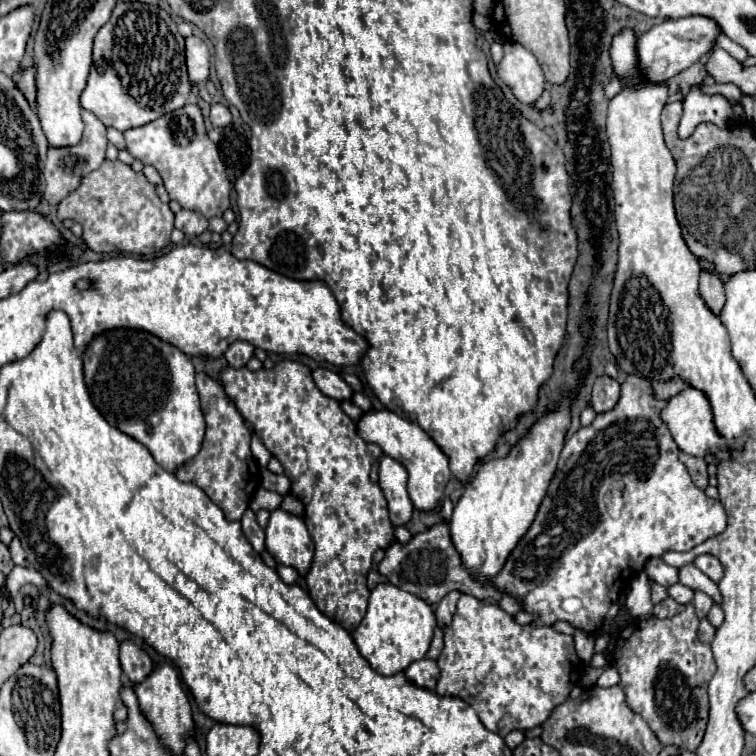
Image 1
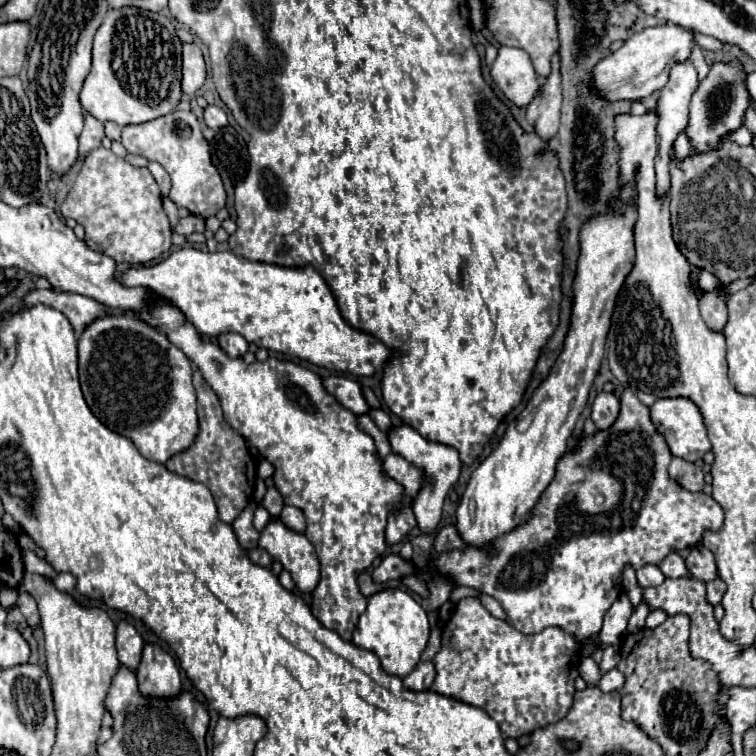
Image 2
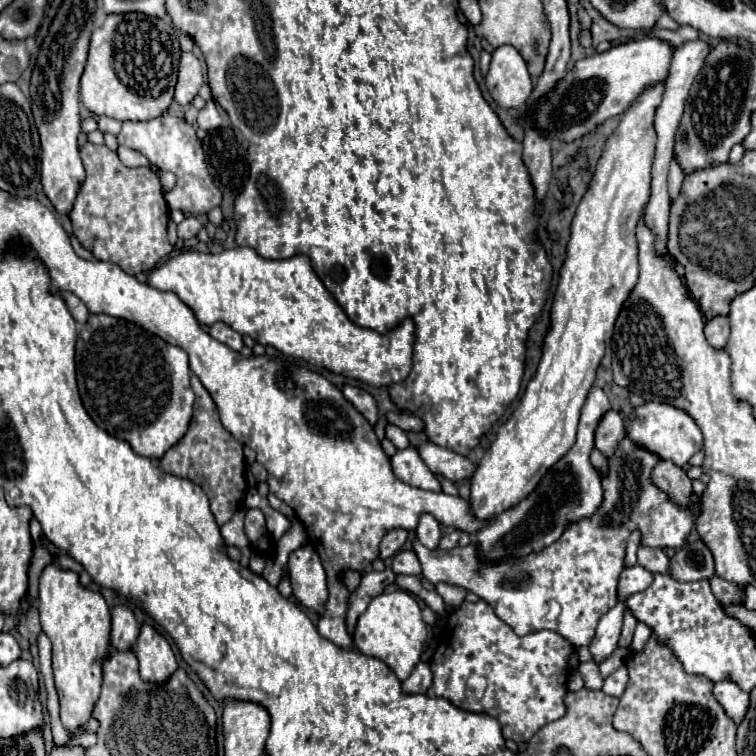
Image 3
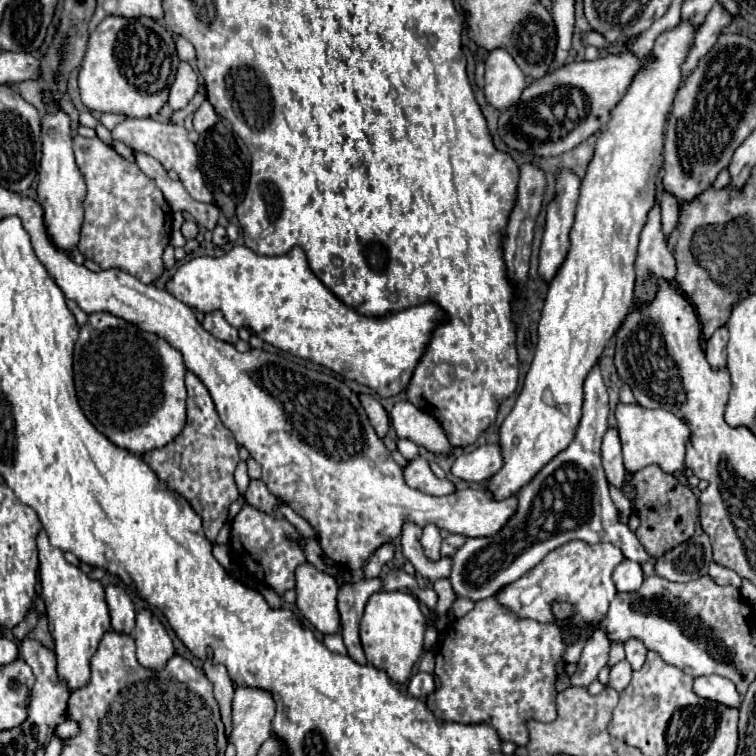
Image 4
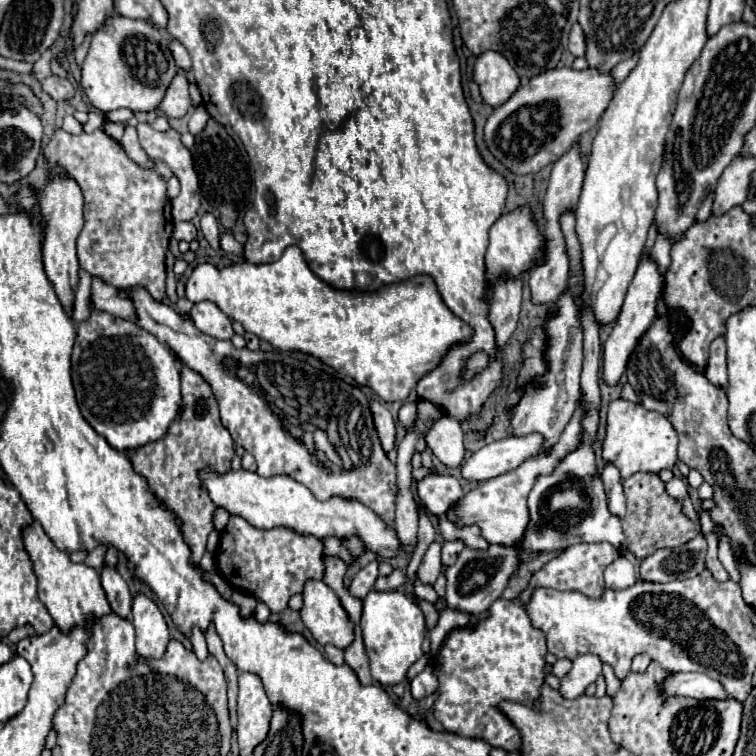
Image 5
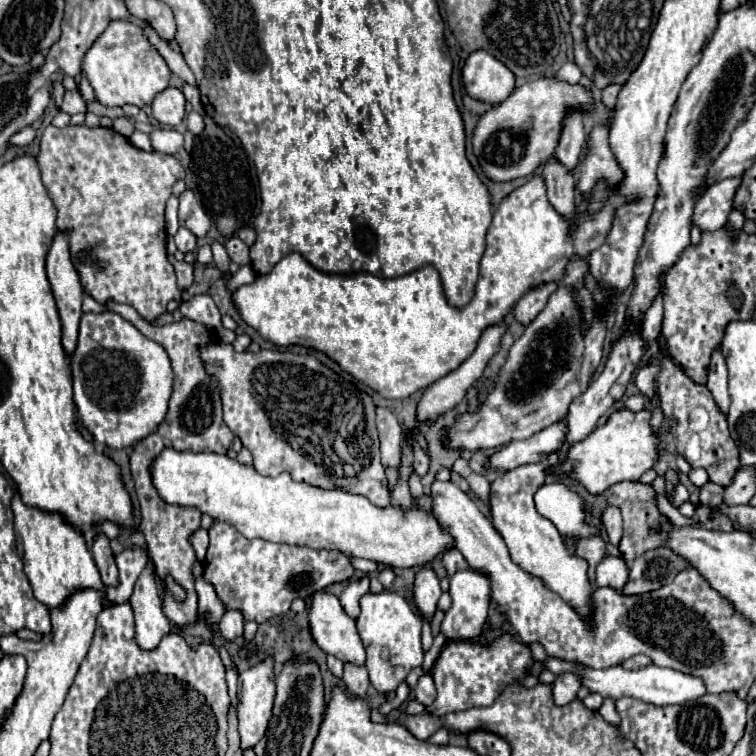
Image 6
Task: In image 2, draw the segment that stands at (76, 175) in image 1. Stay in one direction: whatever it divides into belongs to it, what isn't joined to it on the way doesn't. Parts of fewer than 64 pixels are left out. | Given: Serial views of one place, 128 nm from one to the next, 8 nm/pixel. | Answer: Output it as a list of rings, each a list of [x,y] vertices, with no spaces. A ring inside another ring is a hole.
[[[88,116],[84,122],[84,130],[80,136],[80,156],[86,158],[86,154],[100,146],[100,140],[104,136],[104,126],[94,116]]]

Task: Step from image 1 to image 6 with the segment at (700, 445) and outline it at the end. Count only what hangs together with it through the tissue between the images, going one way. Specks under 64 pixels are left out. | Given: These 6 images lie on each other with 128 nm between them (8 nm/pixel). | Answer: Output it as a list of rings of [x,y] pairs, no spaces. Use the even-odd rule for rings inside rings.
[[[628,408],[618,410],[610,416],[610,420],[590,432],[584,440],[572,444],[566,458],[558,462],[556,466],[548,468],[546,474],[556,476],[568,476],[574,482],[582,484],[590,494],[602,494],[606,488],[618,482],[634,482],[638,480],[646,470],[652,468],[652,464],[658,460],[658,438],[650,428],[650,410],[632,412]]]

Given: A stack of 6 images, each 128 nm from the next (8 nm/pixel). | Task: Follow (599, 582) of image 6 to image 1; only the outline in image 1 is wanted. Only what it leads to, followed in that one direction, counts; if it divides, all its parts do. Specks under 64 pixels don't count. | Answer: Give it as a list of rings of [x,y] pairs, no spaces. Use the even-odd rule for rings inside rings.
[[[652,558],[648,560],[644,572],[648,574],[648,578],[660,586],[672,586],[678,582],[678,568],[668,566],[662,558]]]

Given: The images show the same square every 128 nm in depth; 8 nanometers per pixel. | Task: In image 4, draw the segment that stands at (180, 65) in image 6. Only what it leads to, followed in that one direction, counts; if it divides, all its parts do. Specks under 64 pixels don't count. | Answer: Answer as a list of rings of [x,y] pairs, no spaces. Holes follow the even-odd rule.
[[[176,38],[176,52],[178,52],[178,58],[184,60],[184,62],[194,62],[196,58],[196,52],[194,52],[194,46],[186,40],[186,38]]]

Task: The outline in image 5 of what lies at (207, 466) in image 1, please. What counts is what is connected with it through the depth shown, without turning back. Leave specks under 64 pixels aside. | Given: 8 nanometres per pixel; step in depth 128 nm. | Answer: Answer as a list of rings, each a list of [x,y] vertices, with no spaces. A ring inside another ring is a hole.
[[[182,366],[180,384],[182,406],[178,414],[178,424],[172,424],[164,438],[136,448],[132,456],[136,474],[148,480],[150,492],[180,520],[180,532],[184,532],[184,542],[192,548],[192,560],[200,564],[200,558],[206,552],[206,538],[214,530],[212,514],[216,506],[200,488],[198,470],[204,466],[212,466],[218,472],[230,470],[230,460],[234,456],[234,440],[220,422],[218,402],[212,394],[210,384],[188,366]]]

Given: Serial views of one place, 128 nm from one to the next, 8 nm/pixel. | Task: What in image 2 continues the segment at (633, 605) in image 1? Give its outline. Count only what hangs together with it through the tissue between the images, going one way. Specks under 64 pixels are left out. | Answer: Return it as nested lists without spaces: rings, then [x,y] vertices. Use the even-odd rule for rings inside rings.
[[[620,594],[620,598],[612,604],[612,608],[604,616],[604,624],[598,634],[600,648],[622,642],[622,638],[626,634],[626,624],[628,624],[628,618],[632,616],[632,612],[634,612],[634,608],[632,608],[628,596]]]

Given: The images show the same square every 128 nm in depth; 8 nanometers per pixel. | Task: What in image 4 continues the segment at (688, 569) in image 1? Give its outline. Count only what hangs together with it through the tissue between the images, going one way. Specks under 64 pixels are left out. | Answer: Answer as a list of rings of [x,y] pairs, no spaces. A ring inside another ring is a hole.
[[[594,364],[584,380],[584,408],[574,440],[518,492],[518,510],[496,536],[468,538],[452,558],[450,582],[456,598],[470,598],[472,602],[478,602],[496,596],[502,588],[540,564],[548,552],[570,540],[584,540],[588,544],[610,542],[634,562],[650,558],[636,534],[618,518],[618,510],[608,494],[608,482],[600,460],[600,444],[604,432],[608,430],[608,403],[600,366]]]

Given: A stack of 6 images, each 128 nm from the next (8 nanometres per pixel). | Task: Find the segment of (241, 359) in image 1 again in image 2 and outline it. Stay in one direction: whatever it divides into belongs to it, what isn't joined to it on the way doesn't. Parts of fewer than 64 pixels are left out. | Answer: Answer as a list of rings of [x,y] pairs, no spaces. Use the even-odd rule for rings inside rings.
[[[226,332],[226,334],[220,334],[218,336],[218,344],[220,348],[230,356],[230,358],[240,358],[244,356],[244,352],[248,350],[248,342],[236,334],[236,332]]]

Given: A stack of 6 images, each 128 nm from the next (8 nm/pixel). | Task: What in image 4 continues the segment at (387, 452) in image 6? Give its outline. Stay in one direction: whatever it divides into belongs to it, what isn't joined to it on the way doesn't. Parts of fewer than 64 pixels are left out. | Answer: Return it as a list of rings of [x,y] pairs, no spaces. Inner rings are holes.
[[[362,394],[360,396],[360,402],[362,402],[362,406],[364,406],[364,410],[366,410],[366,414],[368,414],[368,418],[370,418],[370,422],[372,422],[372,426],[374,426],[374,430],[376,430],[376,434],[380,436],[380,438],[384,438],[386,434],[388,434],[388,428],[390,428],[390,418],[388,418],[388,412],[382,408],[382,404],[374,398],[374,396],[370,396],[370,394]]]

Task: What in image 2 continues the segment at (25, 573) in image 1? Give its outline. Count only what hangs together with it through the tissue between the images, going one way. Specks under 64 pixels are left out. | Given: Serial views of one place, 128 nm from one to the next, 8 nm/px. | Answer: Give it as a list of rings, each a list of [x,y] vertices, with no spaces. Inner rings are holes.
[[[61,573],[52,579],[56,588],[63,592],[71,592],[76,587],[76,578],[70,573]]]

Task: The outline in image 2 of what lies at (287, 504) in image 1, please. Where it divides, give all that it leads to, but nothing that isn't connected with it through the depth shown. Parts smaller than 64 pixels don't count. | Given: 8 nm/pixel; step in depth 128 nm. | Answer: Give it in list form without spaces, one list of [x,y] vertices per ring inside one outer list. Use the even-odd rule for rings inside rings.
[[[284,506],[282,514],[280,514],[280,520],[284,522],[286,528],[290,528],[290,530],[294,530],[294,532],[304,534],[304,530],[306,530],[304,514],[302,514],[298,508],[294,508],[294,506]]]

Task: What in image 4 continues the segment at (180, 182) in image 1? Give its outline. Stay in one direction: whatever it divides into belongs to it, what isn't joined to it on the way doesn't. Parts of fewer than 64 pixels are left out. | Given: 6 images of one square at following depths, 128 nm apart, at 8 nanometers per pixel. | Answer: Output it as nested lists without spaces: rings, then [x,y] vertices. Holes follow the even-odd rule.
[[[126,118],[124,122],[120,122],[114,130],[112,130],[112,140],[120,140],[126,146],[140,150],[144,154],[150,154],[152,158],[156,158],[166,170],[174,170],[180,176],[180,182],[184,184],[186,192],[198,200],[198,202],[212,202],[212,194],[208,192],[204,178],[198,170],[198,154],[196,154],[196,146],[188,140],[188,130],[184,126],[178,124],[170,124],[170,122],[156,122],[152,118]]]

